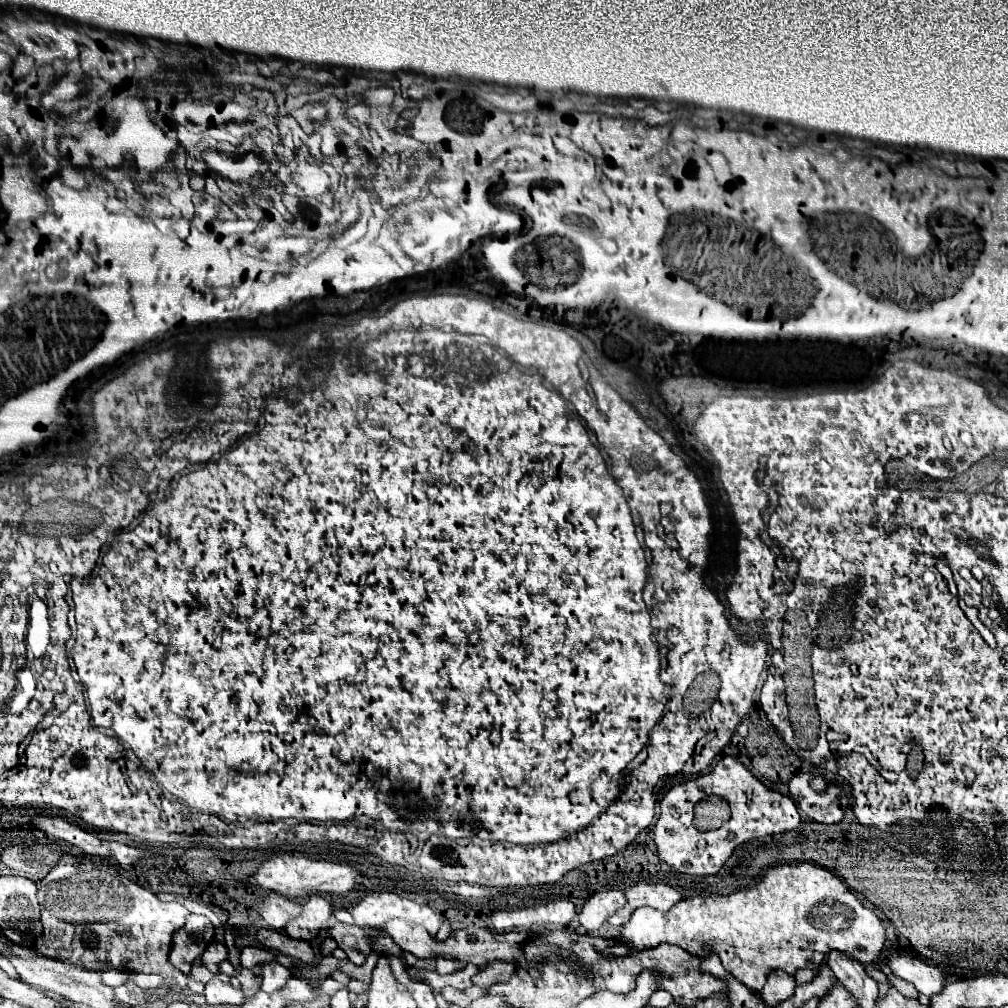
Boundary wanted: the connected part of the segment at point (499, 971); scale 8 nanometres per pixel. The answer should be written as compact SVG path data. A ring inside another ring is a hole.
M492 961L490 965L482 967L478 975L472 977L472 983L480 989L490 989L496 983L504 983L508 981L508 977L512 977L512 973L516 971L514 963L504 963L504 961Z

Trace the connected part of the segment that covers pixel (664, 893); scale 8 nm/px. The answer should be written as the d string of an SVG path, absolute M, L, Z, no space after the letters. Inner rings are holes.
M664 883L632 885L630 889L626 889L624 895L626 895L626 905L608 919L608 923L614 927L624 925L638 907L654 907L660 911L668 911L672 909L672 905L676 905L682 899L674 887Z

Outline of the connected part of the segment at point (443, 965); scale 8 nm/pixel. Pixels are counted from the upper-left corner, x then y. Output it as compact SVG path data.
M436 959L436 973L446 975L446 973L456 973L460 969L464 969L466 963L458 961L458 959Z

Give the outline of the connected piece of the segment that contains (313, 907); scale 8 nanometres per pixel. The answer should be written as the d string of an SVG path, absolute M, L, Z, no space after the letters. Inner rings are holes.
M320 895L308 897L302 903L302 917L290 921L286 935L300 941L320 939L328 933L330 917L332 917L332 907L326 899L322 899Z

